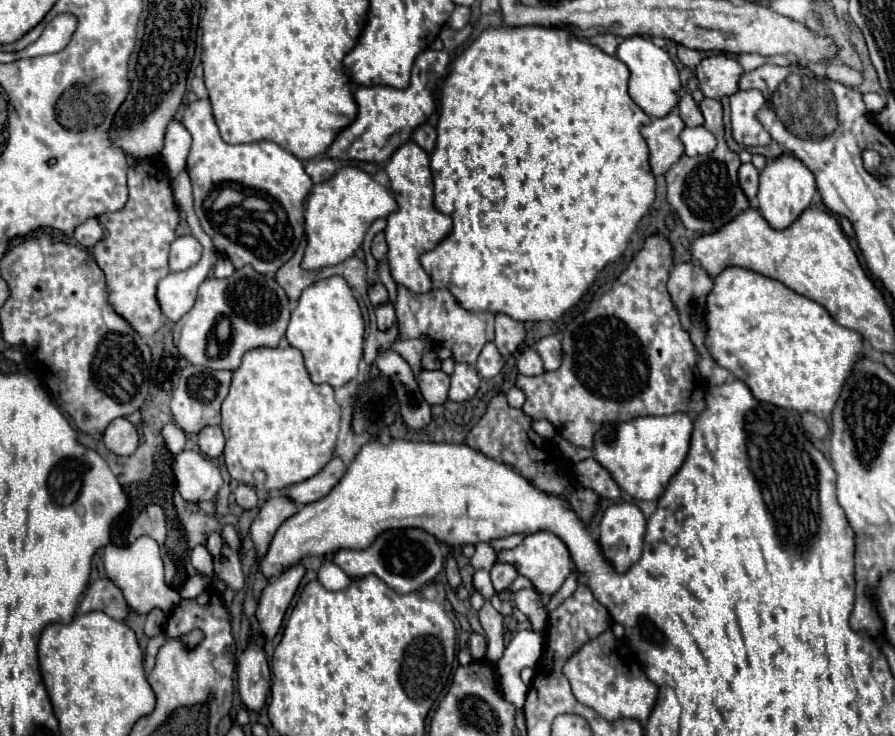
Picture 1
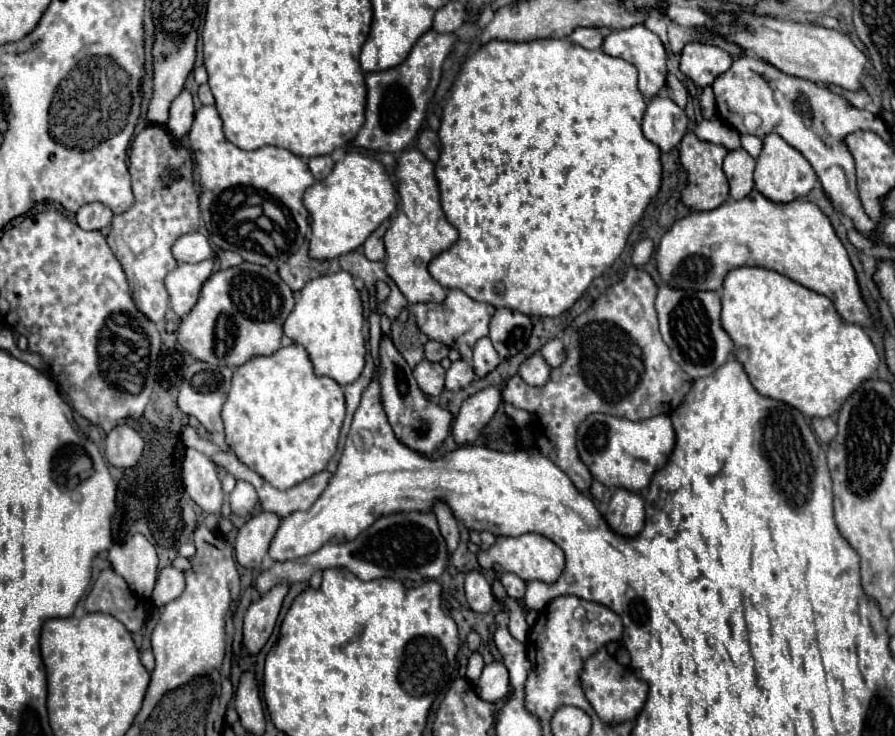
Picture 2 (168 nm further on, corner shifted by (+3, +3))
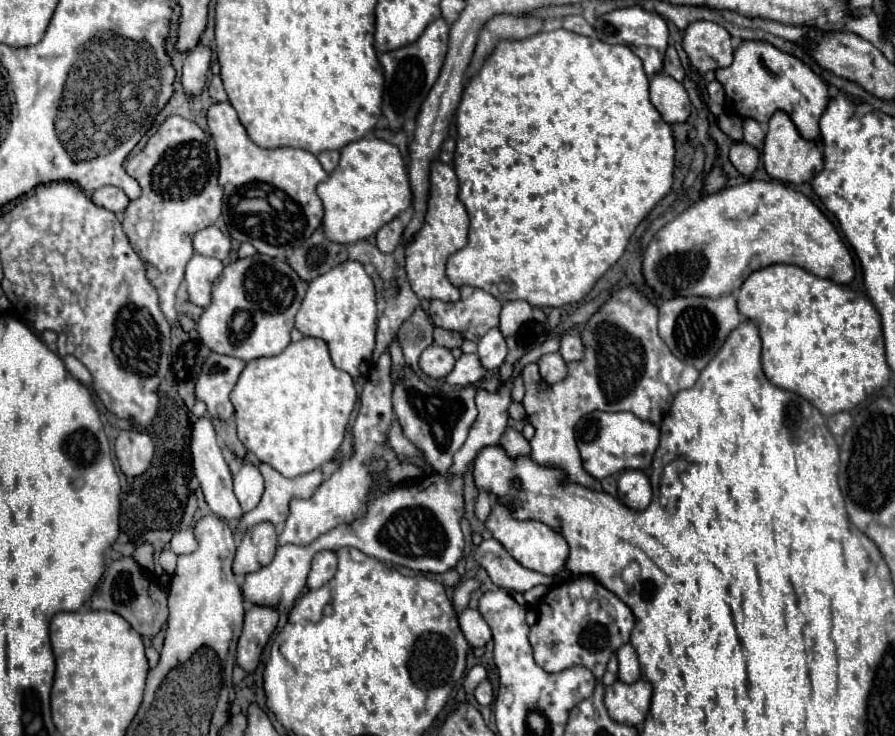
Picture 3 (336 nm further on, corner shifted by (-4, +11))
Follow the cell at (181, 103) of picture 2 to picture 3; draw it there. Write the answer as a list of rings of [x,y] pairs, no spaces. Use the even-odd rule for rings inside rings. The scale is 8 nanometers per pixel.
[[[197,44],[193,50],[187,52],[185,64],[183,64],[183,88],[189,96],[201,94],[205,82],[207,82],[207,72],[211,68],[211,48]]]

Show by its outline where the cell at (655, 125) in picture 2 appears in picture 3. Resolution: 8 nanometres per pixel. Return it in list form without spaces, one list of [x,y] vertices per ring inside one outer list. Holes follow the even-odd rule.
[[[655,74],[651,78],[651,102],[659,110],[665,122],[675,124],[675,122],[685,122],[691,112],[691,102],[687,96],[687,90],[683,88],[681,82],[667,74]]]

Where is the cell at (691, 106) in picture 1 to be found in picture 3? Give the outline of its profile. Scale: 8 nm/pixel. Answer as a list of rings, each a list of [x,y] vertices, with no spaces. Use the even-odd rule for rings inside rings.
[[[673,46],[667,48],[665,60],[663,60],[663,72],[669,74],[669,76],[673,76],[673,78],[679,80],[679,82],[683,82],[683,78],[685,78],[685,70],[683,70],[681,60],[679,60],[679,56],[677,56],[677,50],[675,50]]]

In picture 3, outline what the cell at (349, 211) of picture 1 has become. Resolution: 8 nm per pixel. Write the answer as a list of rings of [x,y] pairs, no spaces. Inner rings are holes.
[[[379,138],[349,142],[341,150],[341,162],[329,174],[329,180],[317,186],[317,194],[325,206],[325,236],[339,244],[353,244],[373,236],[383,224],[407,210],[413,198],[399,148]]]

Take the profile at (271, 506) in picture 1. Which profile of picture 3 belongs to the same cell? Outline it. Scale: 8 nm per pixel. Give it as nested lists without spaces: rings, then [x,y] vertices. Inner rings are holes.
[[[263,522],[251,526],[237,546],[233,574],[243,576],[249,572],[257,572],[259,568],[267,566],[273,560],[275,550],[277,550],[277,532],[273,524]]]

